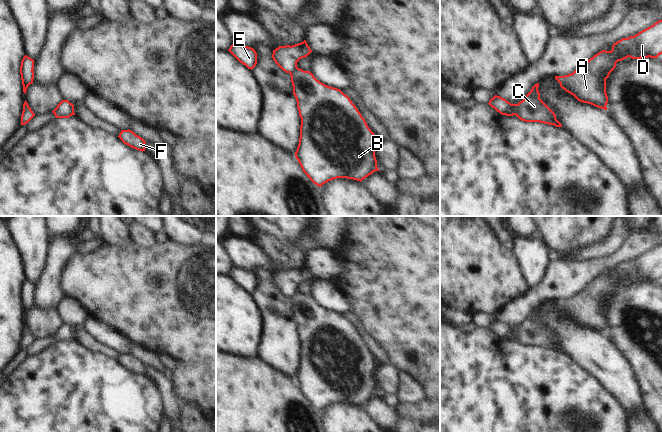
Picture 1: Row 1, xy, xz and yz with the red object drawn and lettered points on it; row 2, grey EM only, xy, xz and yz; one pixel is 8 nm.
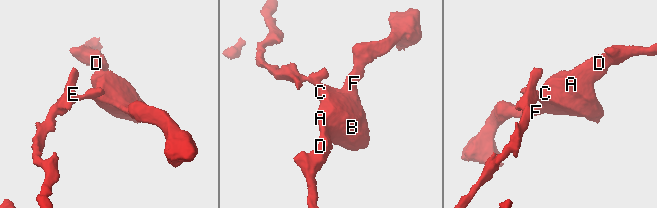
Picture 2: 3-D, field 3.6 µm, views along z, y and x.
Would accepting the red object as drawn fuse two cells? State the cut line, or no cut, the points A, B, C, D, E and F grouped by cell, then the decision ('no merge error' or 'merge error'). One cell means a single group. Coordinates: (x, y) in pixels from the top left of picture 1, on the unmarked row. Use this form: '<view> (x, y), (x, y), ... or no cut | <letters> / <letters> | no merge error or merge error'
yz (516, 328), (515, 338) | A B C D F / E | merge error

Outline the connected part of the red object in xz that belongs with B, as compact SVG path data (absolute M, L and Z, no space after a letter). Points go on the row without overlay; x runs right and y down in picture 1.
M296 291L290 300L301 342L295 381L307 401L321 411L337 402L361 406L373 396L379 395L375 381L378 363L350 322L340 313L317 304L310 295Z

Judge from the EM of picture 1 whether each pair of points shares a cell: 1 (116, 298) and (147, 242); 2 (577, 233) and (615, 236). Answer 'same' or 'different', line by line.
1: different
2: different

